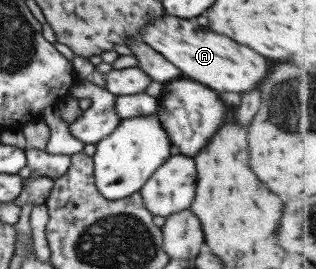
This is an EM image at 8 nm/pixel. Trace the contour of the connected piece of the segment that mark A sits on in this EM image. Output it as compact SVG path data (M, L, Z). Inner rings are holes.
M163 16L157 22L151 22L149 26L145 26L141 36L143 36L143 42L147 42L153 50L163 54L169 62L173 62L185 76L205 84L215 92L237 92L237 94L251 92L271 72L269 58L263 58L251 48L241 46L229 40L227 36L215 34L189 20Z

